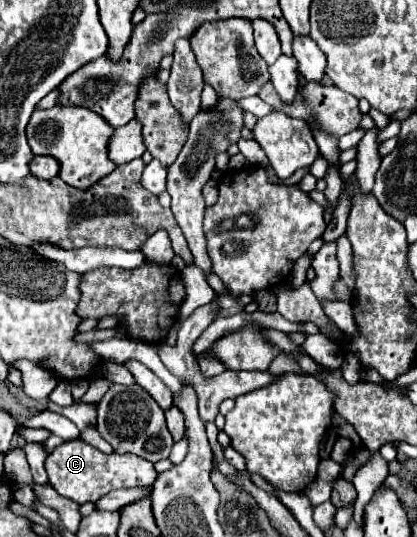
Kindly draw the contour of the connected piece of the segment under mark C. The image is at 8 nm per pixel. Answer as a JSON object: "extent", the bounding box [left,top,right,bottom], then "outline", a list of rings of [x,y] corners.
{"extent":[46,438,156,504],"outline":[[[80,438],[64,442],[46,458],[46,472],[52,486],[66,498],[74,500],[76,504],[96,502],[104,494],[116,488],[134,488],[134,486],[152,486],[156,480],[156,470],[152,462],[134,456],[134,454],[104,454],[94,446],[82,442]]]}

